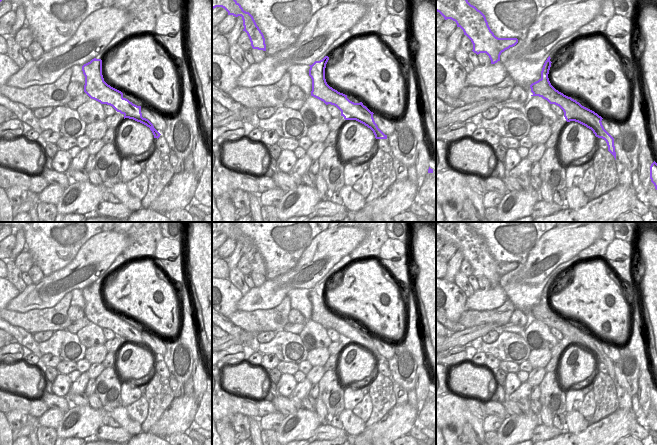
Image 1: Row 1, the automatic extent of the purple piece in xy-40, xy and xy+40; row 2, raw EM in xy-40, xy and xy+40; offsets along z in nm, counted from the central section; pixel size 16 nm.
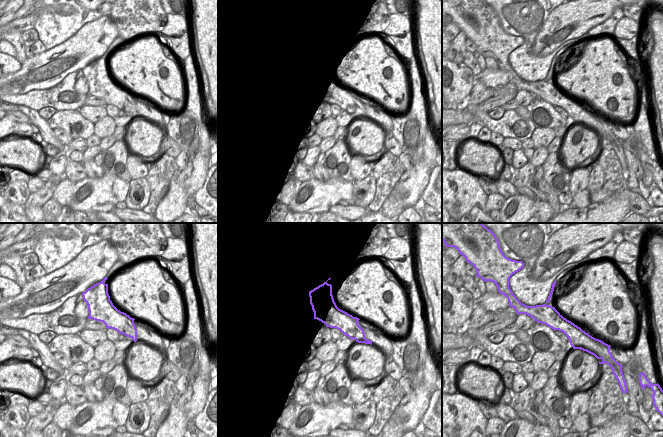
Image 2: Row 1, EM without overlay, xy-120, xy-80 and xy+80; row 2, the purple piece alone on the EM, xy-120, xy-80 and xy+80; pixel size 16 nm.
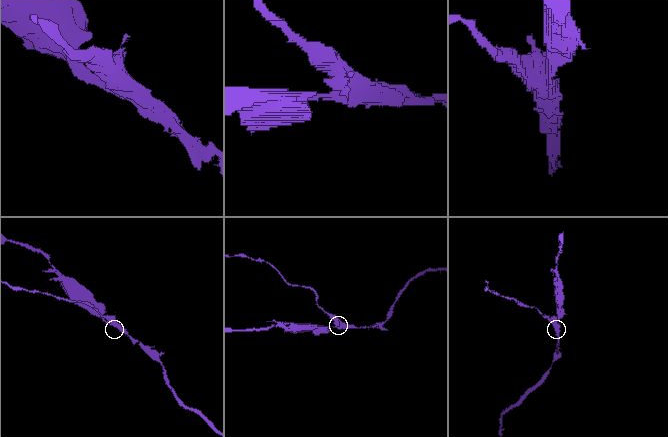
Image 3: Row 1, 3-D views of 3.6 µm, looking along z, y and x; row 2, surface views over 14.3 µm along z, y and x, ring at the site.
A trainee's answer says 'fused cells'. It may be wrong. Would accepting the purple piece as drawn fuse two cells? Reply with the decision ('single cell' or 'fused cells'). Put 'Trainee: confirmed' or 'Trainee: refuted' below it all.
fused cells
Trainee: confirmed

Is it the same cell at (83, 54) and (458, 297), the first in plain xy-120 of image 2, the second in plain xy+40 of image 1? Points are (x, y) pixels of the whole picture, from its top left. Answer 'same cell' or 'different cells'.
different cells

